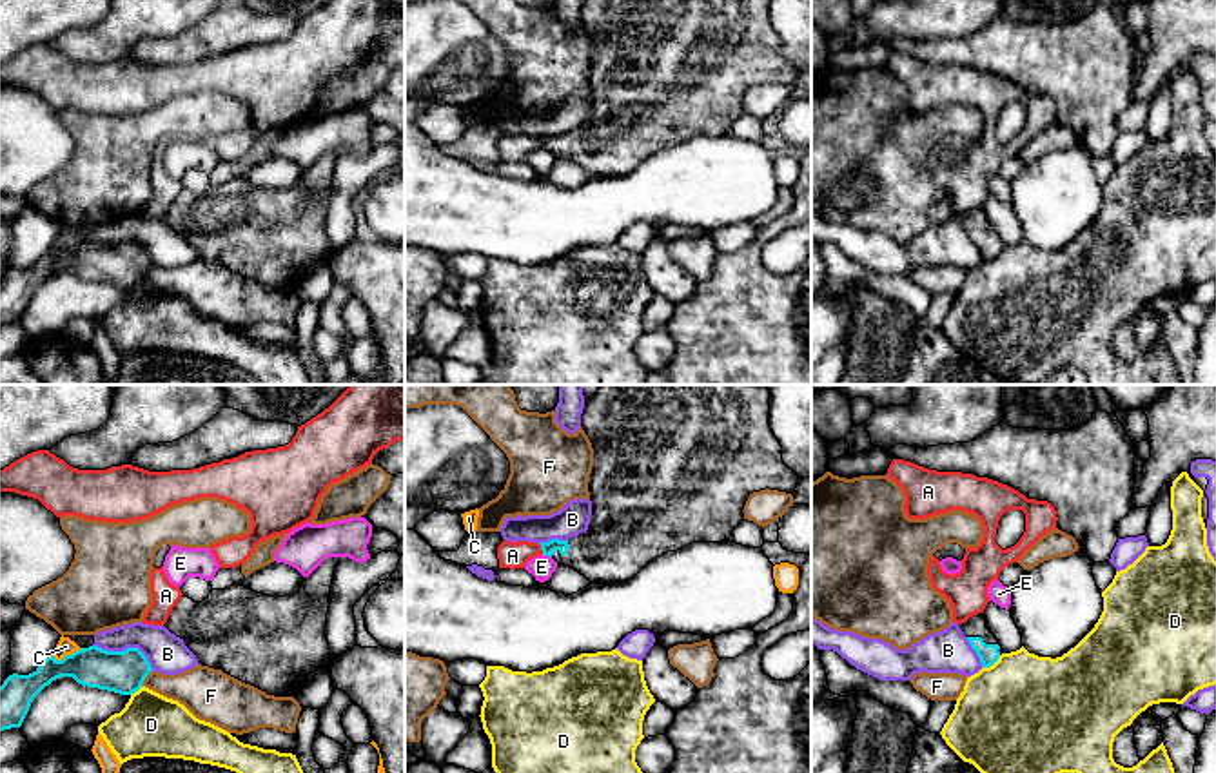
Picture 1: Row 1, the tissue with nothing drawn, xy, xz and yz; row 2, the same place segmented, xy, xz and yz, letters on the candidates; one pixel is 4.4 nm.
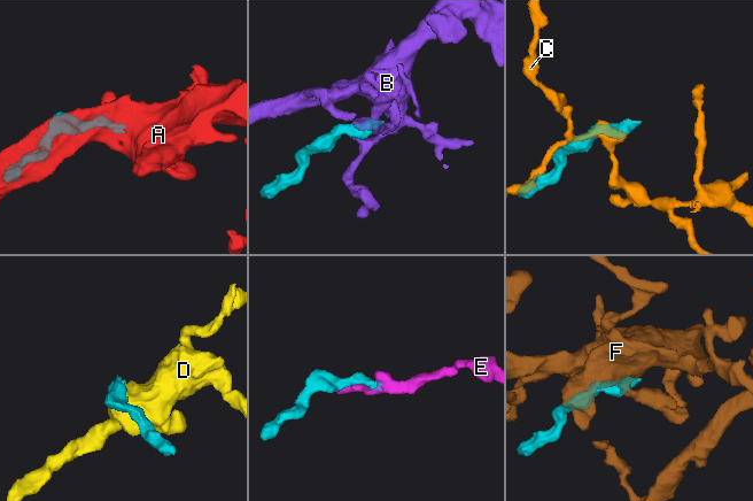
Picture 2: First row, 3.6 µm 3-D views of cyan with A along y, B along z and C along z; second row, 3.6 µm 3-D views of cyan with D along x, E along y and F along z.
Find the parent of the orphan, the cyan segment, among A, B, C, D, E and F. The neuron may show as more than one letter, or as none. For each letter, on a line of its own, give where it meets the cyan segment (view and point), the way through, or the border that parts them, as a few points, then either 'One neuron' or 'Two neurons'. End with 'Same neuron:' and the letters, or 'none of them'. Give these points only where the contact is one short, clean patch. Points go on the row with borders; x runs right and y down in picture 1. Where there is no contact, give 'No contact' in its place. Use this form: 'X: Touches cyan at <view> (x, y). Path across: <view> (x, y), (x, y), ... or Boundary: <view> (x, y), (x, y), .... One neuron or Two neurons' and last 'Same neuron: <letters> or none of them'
A: Touches cyan at xz (541, 548). Boundary: xz (538, 543), (543, 554). Two neurons
B: Touches cyan at xy (126, 650). Two neurons
C: Touches cyan at xy (66, 655). Two neurons
D: Touches cyan at yz (991, 665). Boundary: yz (1000, 655), (984, 668). Two neurons
E: Touches cyan at xz (547, 554). Two neurons
F: Touches cyan at xy (146, 675). Boundary: xy (151, 670), (140, 684). Two neurons
Same neuron: none of them

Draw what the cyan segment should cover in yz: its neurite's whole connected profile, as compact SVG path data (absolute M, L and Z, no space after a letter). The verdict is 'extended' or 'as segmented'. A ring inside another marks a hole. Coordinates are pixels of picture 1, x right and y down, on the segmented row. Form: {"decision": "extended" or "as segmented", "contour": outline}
{"decision": "extended", "contour": "M982 613L969 617L966 622L958 626L967 637L971 648L980 657L984 668L993 666L1004 653L1002 648L998 646L996 637L987 628L987 622Z"}

